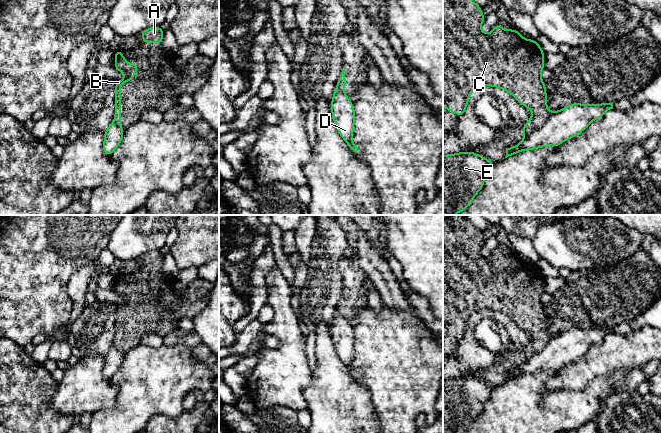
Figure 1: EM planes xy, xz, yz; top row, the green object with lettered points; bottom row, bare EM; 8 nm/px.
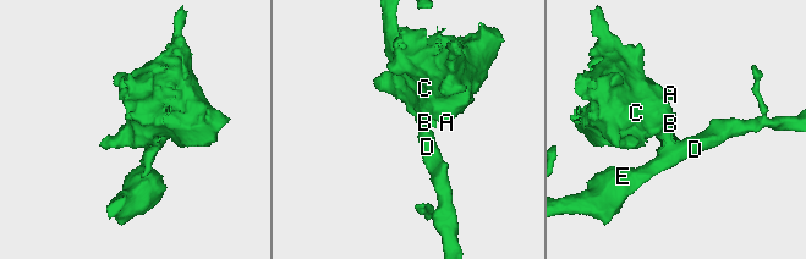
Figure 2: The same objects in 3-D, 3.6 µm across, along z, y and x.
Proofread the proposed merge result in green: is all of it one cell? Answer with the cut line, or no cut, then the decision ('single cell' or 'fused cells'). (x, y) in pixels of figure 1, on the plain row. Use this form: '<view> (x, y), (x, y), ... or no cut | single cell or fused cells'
yz (558, 335), (554, 336), (539, 351), (532, 354), (525, 361) | fused cells

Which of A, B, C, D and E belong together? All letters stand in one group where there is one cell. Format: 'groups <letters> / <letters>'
groups A B C / D E

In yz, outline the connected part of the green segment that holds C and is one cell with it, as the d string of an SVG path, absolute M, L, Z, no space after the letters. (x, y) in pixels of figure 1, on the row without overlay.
M443 215L443 331L461 341L473 313L484 309L501 312L532 335L531 342L522 352L524 361L527 361L558 336L551 336L547 332L547 315L541 302L541 295L545 292L544 275L536 264L525 263L516 253L507 255L499 247L490 257L484 257L481 248L485 242L480 230L465 215Z

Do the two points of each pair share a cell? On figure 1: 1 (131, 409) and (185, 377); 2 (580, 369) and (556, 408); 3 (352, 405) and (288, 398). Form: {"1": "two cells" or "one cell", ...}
{"1": "one cell", "2": "two cells", "3": "two cells"}

